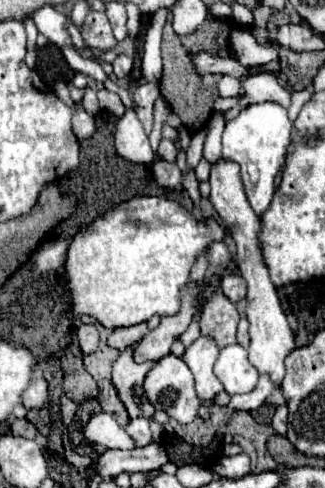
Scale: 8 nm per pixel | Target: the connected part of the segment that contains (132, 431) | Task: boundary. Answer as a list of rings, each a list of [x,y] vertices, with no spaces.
[[[138,417],[134,421],[128,423],[126,427],[126,433],[134,439],[136,447],[146,447],[152,443],[152,433],[150,433],[150,427],[148,427],[148,419],[144,417]]]

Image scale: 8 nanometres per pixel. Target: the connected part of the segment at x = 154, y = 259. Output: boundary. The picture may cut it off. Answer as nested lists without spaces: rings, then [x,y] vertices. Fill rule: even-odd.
[[[134,197],[126,203],[112,207],[106,215],[96,219],[84,231],[80,229],[68,247],[60,281],[66,281],[66,289],[70,289],[70,313],[88,315],[106,329],[138,325],[148,321],[148,317],[152,315],[178,313],[178,291],[190,279],[190,267],[196,255],[212,241],[222,241],[224,235],[224,227],[216,221],[208,219],[196,223],[190,211],[162,197]]]

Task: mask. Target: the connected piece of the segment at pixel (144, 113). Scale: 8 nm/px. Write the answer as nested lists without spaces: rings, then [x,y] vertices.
[[[146,83],[134,91],[134,101],[136,101],[136,115],[144,125],[146,135],[150,135],[152,125],[154,125],[154,101],[160,97],[158,83]]]

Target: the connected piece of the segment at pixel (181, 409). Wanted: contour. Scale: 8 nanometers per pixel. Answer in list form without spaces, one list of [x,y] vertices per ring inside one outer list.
[[[174,355],[162,357],[146,375],[142,387],[146,399],[178,423],[192,423],[196,419],[200,401],[194,391],[192,373],[182,359]]]

